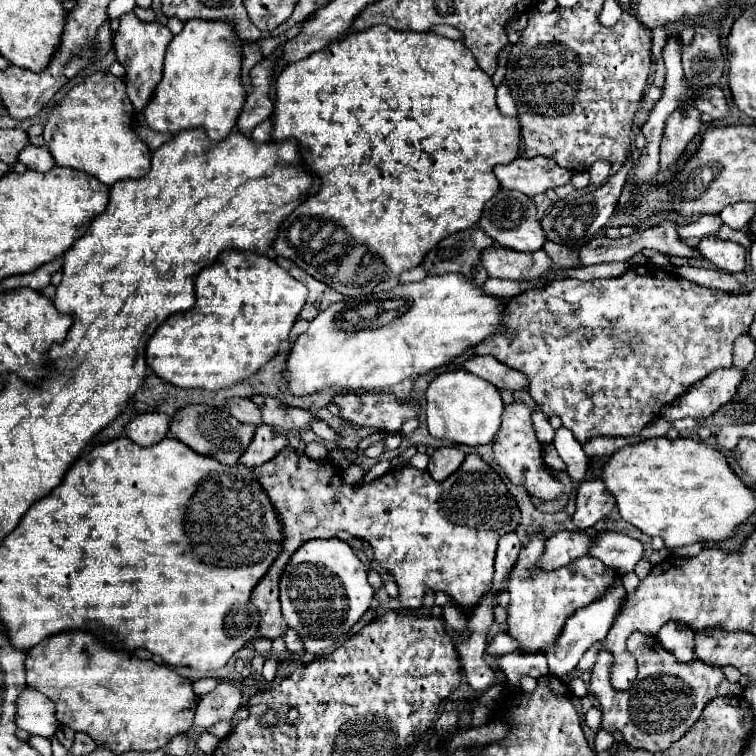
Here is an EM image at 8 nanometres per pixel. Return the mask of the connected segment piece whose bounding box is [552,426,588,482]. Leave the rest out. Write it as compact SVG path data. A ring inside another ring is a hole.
M562 426L556 430L552 444L558 450L560 458L564 460L566 470L572 476L572 480L580 482L584 478L584 474L586 474L586 468L588 468L588 456L584 454L582 444L576 442L576 438L572 436L572 432L566 430L566 428L562 428Z

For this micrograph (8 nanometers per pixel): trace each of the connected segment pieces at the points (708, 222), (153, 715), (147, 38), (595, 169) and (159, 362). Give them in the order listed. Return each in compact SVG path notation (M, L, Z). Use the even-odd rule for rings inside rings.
M700 216L696 222L690 222L686 226L680 226L678 228L678 236L682 240L688 240L688 238L704 238L704 236L716 234L720 226L722 226L720 216Z
M82 630L60 632L30 648L26 658L26 686L46 694L56 704L60 726L86 732L114 754L130 750L152 752L194 724L198 696L194 684L166 664L140 660L124 650L106 648Z
M128 12L120 18L120 28L114 34L114 50L118 62L126 68L126 94L138 112L150 102L158 82L162 80L162 60L168 40L172 40L172 32L160 22L142 22L134 12Z
M594 162L592 168L590 168L590 184L592 186L602 186L610 174L610 164L608 162Z
M226 250L196 276L196 304L188 312L172 314L152 334L146 346L146 364L162 380L180 388L224 390L260 370L290 338L290 330L306 302L308 288L282 270L270 256Z

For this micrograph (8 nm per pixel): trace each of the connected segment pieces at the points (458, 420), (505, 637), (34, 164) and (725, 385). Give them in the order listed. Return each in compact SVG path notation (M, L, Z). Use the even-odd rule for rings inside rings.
M466 370L442 372L426 390L426 426L432 438L438 440L450 440L466 446L490 444L500 428L502 410L504 402L498 390Z
M498 632L490 642L488 642L488 648L486 652L494 658L500 658L504 654L510 654L510 652L516 652L518 650L518 642L508 634L508 632Z
M26 146L20 152L18 162L22 162L28 170L36 170L36 172L48 172L54 166L50 152L46 148L36 148L36 146Z
M720 368L700 380L698 384L692 384L684 396L676 398L672 404L664 406L662 416L670 422L680 418L708 418L712 416L722 404L730 402L742 382L744 372L732 368Z

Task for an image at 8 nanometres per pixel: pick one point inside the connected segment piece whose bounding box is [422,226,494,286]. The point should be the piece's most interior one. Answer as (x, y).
(459, 253)

